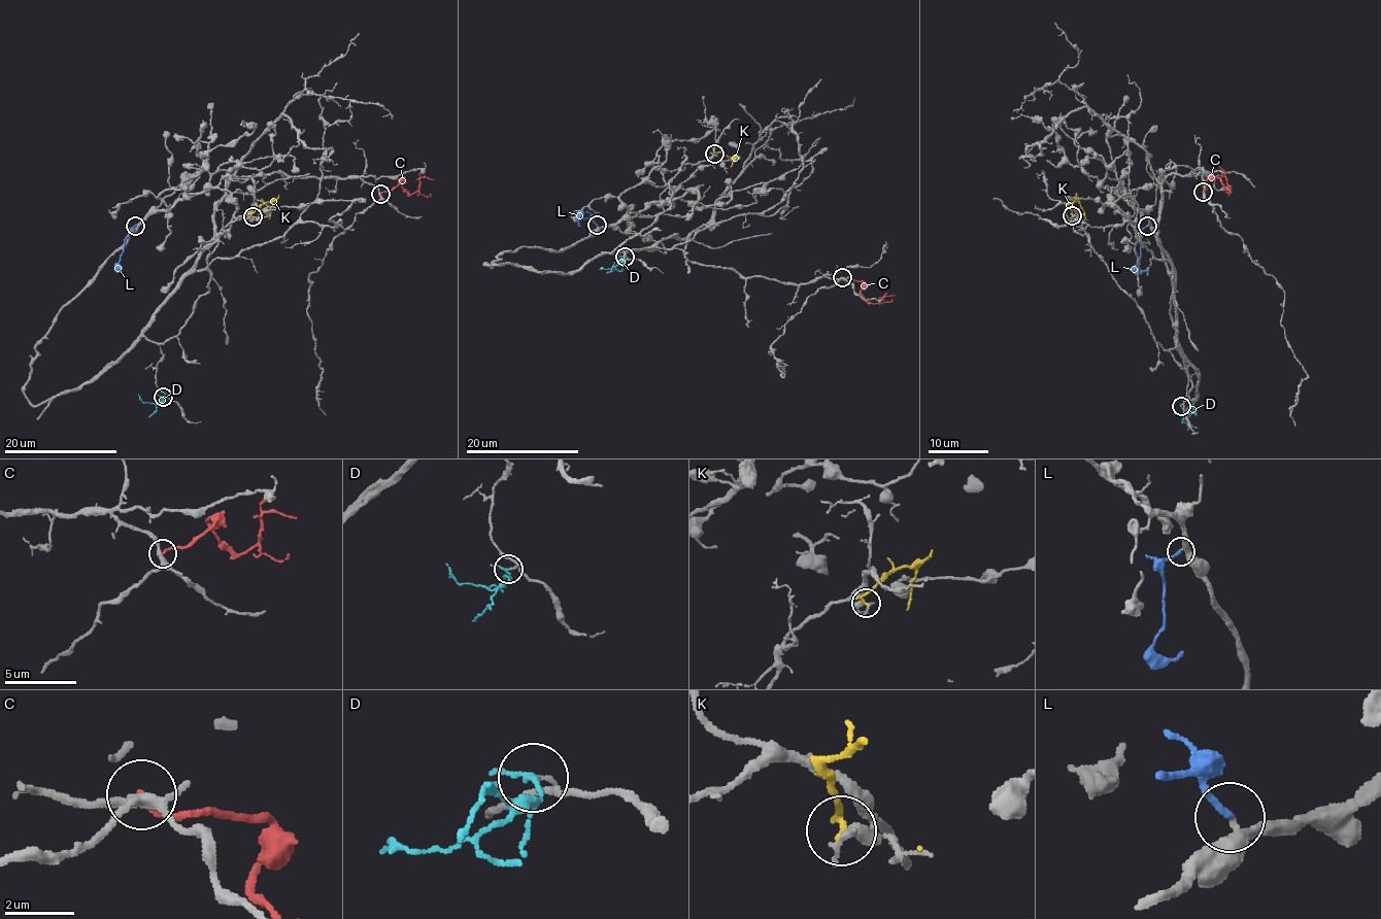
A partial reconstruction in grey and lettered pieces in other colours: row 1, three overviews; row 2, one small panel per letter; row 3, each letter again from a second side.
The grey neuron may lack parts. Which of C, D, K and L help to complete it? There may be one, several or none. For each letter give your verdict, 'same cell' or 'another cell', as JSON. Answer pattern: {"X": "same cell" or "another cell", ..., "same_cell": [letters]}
{"C": "another cell", "D": "another cell", "K": "another cell", "L": "same cell", "same_cell": ["L"]}

